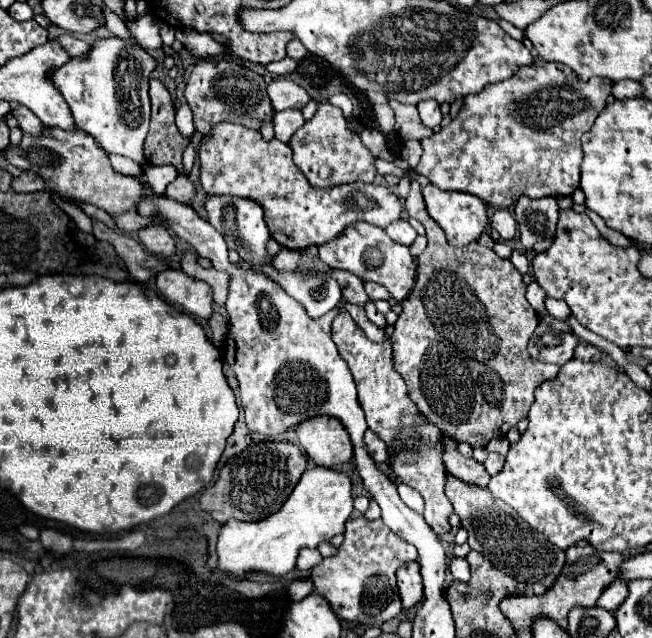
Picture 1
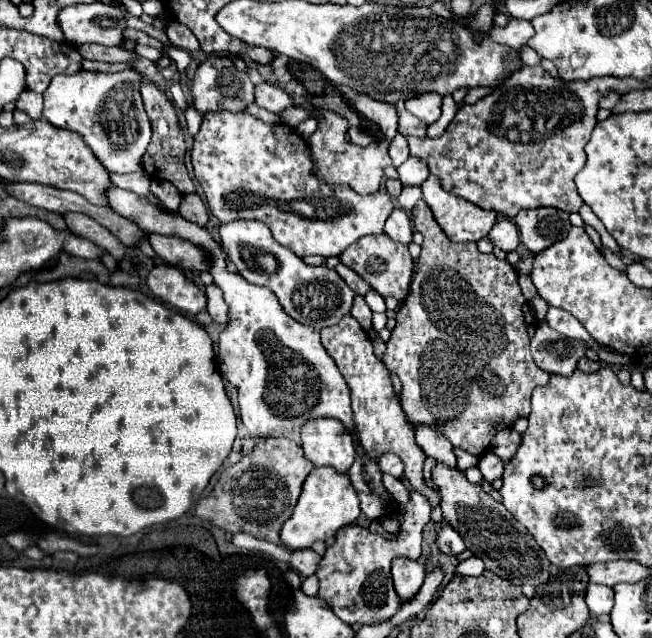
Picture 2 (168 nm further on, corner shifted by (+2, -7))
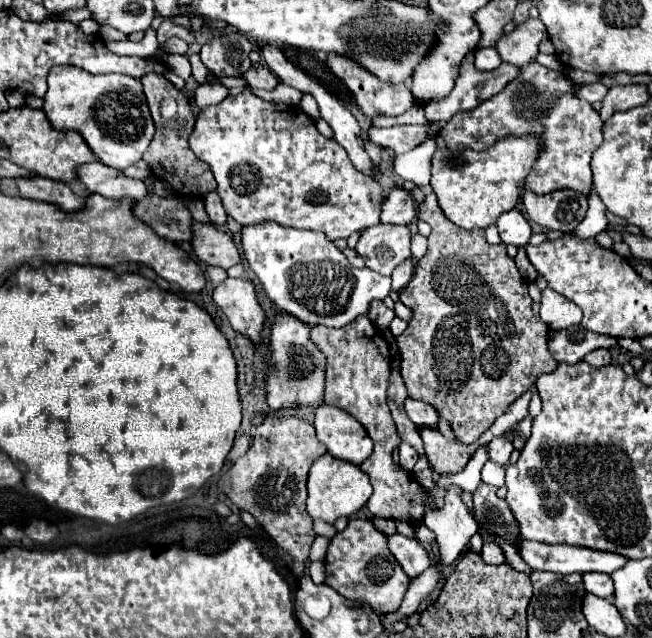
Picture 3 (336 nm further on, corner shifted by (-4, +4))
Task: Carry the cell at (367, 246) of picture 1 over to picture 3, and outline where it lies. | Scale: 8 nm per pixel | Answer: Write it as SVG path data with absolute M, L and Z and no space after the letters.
M378 224L360 234L356 252L364 258L366 268L390 276L398 264L412 258L408 226Z

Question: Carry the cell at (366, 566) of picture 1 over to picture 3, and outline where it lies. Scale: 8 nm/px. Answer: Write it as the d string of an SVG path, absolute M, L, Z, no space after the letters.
M350 518L346 530L336 532L336 536L330 540L328 554L326 554L326 584L330 588L334 588L340 596L344 596L346 600L356 602L356 604L370 604L374 608L374 612L386 614L386 612L398 610L398 606L406 594L406 588L410 584L410 578L404 574L404 570L400 568L400 564L388 550L388 538L380 530L376 530L370 520Z

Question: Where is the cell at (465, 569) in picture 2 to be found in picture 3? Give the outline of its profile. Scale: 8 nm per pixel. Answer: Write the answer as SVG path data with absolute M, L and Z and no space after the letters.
M484 542L480 556L482 556L482 560L486 564L504 564L506 562L502 548L498 544L494 544L494 542Z

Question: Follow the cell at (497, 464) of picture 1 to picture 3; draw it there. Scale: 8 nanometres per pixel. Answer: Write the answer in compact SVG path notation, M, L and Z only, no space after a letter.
M494 438L490 444L488 444L488 452L490 452L490 460L496 462L496 464L506 464L510 454L512 454L512 442L508 438Z

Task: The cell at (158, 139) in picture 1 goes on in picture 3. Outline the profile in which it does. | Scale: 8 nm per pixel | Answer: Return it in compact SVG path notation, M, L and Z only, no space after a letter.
M154 72L142 76L142 86L144 86L144 94L148 100L154 124L156 124L156 134L148 150L144 152L144 162L150 164L158 180L170 182L174 192L182 198L202 198L206 192L216 190L216 182L210 172L210 166L198 160L192 148L188 146L188 136L194 128L194 114L192 114L190 100L186 98L186 94L178 90L170 80Z

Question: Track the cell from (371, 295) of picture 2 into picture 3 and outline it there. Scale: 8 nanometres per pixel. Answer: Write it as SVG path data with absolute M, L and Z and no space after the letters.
M274 222L266 224L246 224L242 226L242 250L248 260L252 272L264 284L268 298L284 312L296 316L298 320L314 326L324 324L332 328L342 328L344 324L352 322L356 316L366 314L370 300L384 300L390 294L390 278L372 272L370 268L354 268L346 260L346 256L330 242L322 232L312 230L296 230L278 226Z

